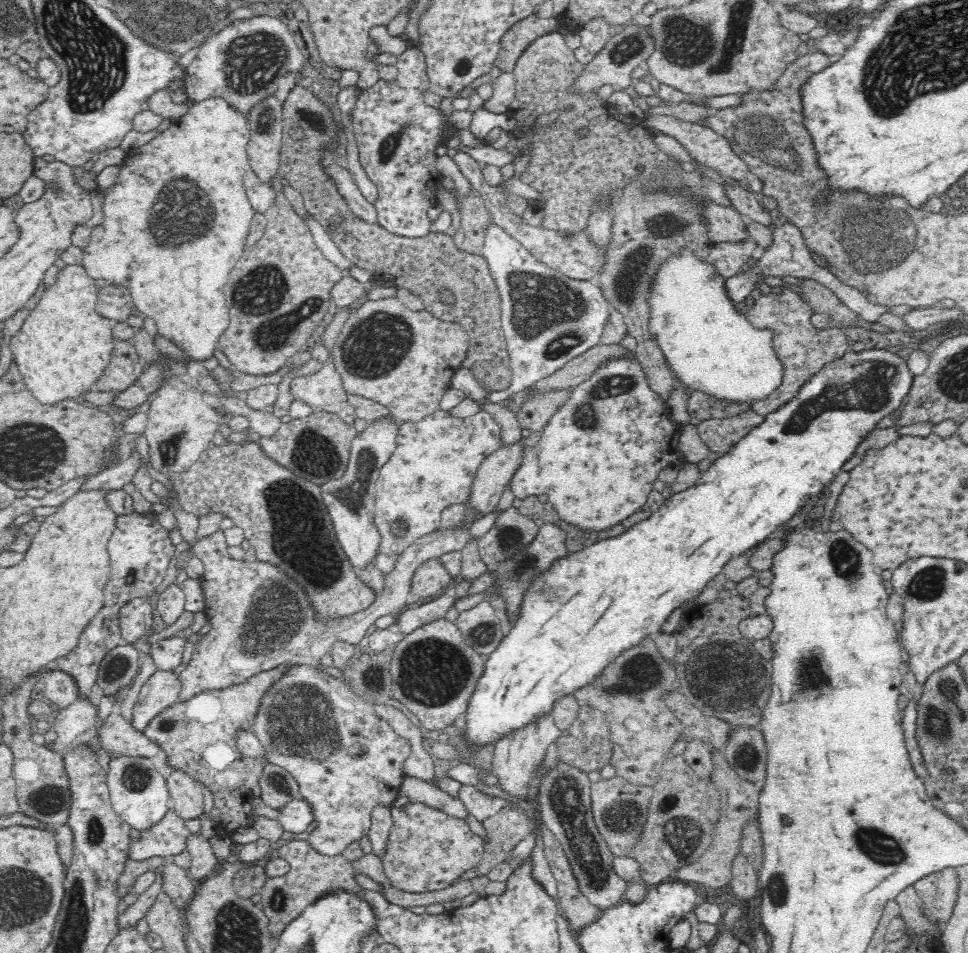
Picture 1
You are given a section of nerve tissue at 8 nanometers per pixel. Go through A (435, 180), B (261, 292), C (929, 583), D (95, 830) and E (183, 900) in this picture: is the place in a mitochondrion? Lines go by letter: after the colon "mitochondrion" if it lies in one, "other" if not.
A: other
B: mitochondrion
C: mitochondrion
D: mitochondrion
E: other

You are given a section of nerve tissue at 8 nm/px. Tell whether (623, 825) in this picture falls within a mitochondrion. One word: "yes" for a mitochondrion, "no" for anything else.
yes

